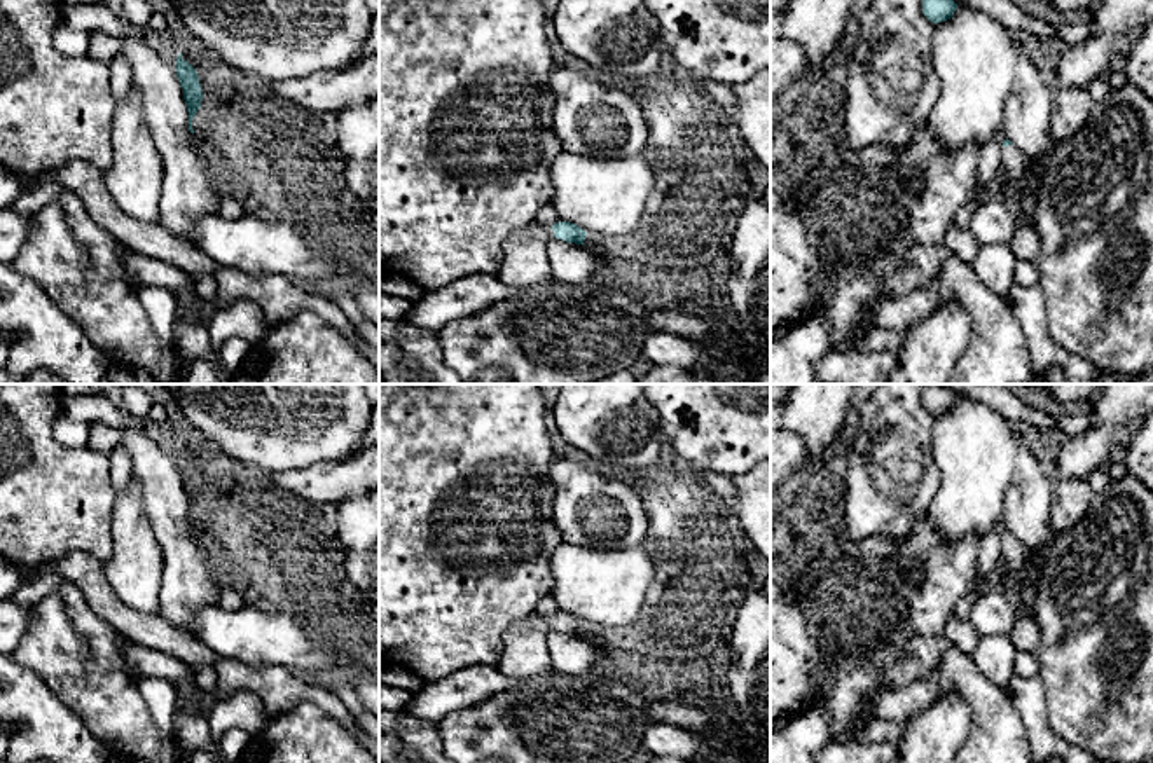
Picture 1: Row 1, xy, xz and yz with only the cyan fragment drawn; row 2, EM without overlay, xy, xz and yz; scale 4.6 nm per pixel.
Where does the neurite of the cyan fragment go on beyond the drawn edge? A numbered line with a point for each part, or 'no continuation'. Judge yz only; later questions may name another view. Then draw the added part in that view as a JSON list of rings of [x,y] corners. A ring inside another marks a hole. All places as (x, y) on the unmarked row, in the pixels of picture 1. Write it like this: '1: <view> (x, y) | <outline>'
1: yz (1022, 568) | [[[1008,536],[1001,541],[1001,559],[1005,564],[998,569],[994,581],[1001,585],[1018,616],[1025,613],[1022,588],[1039,588],[1053,543],[1043,552],[1031,552],[1017,536]]]

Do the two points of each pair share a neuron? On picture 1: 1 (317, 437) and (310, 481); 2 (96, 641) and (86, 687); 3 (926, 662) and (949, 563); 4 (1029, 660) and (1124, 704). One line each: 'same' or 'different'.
1: different
2: different
3: different
4: different

